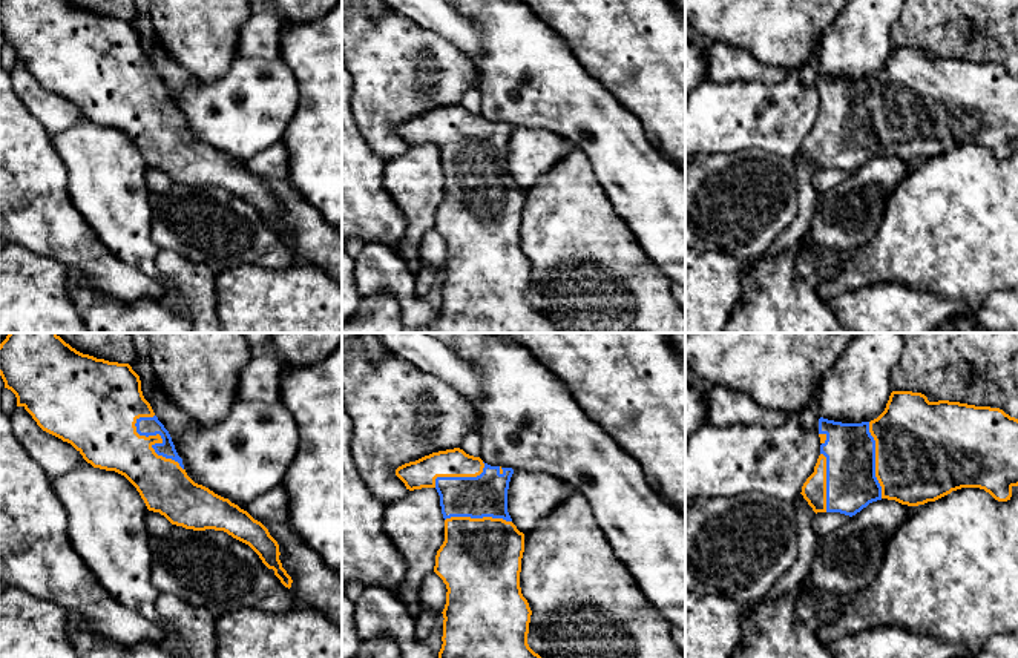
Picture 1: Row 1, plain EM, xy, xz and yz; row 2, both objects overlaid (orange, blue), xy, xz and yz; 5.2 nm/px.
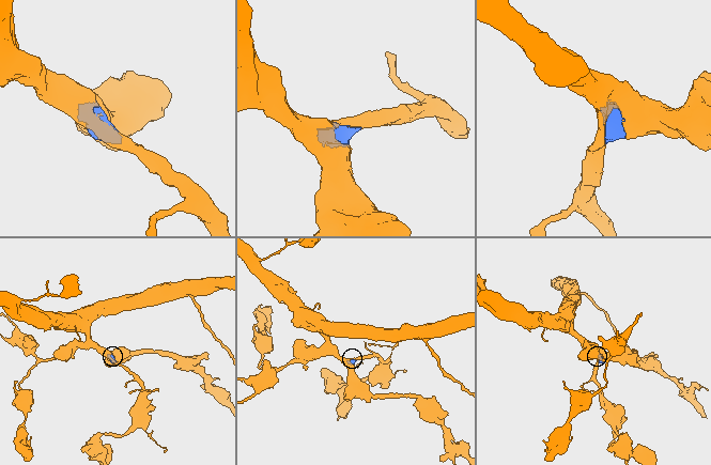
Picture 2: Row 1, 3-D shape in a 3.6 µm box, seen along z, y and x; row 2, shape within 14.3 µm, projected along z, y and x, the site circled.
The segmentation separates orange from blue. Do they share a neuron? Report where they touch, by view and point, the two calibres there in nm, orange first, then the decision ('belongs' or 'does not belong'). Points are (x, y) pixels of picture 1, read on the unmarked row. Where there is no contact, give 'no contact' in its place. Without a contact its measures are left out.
xy (160, 98) | 280/100 nm | belongs

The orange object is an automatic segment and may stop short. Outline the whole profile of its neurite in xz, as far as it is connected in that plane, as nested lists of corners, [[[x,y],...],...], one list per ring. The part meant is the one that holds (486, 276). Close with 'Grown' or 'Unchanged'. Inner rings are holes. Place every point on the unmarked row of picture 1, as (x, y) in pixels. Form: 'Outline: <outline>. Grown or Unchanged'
Outline: [[[460,104],[425,112],[396,126],[406,146],[435,144],[445,175],[445,198],[434,229],[446,241],[443,293],[431,333],[561,333],[527,301],[532,267],[521,250],[524,190],[507,169],[512,124],[491,123]]]. Grown

